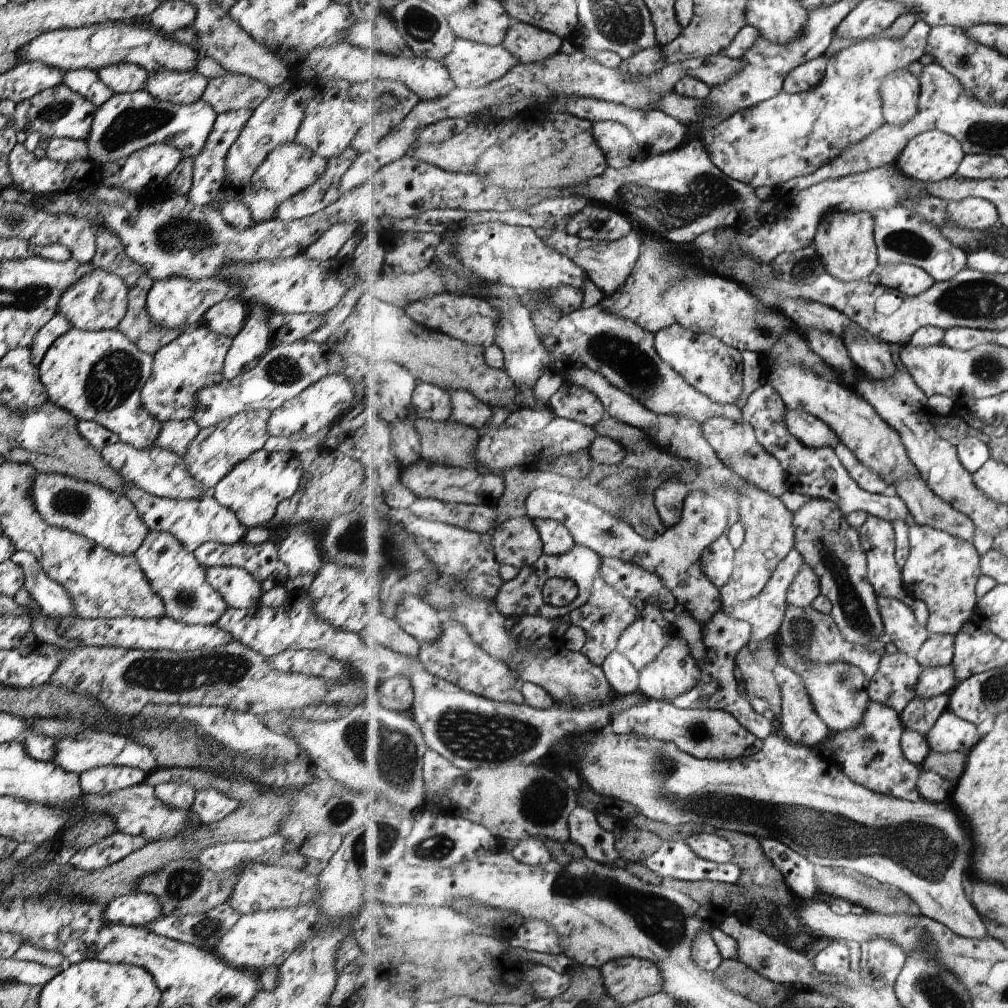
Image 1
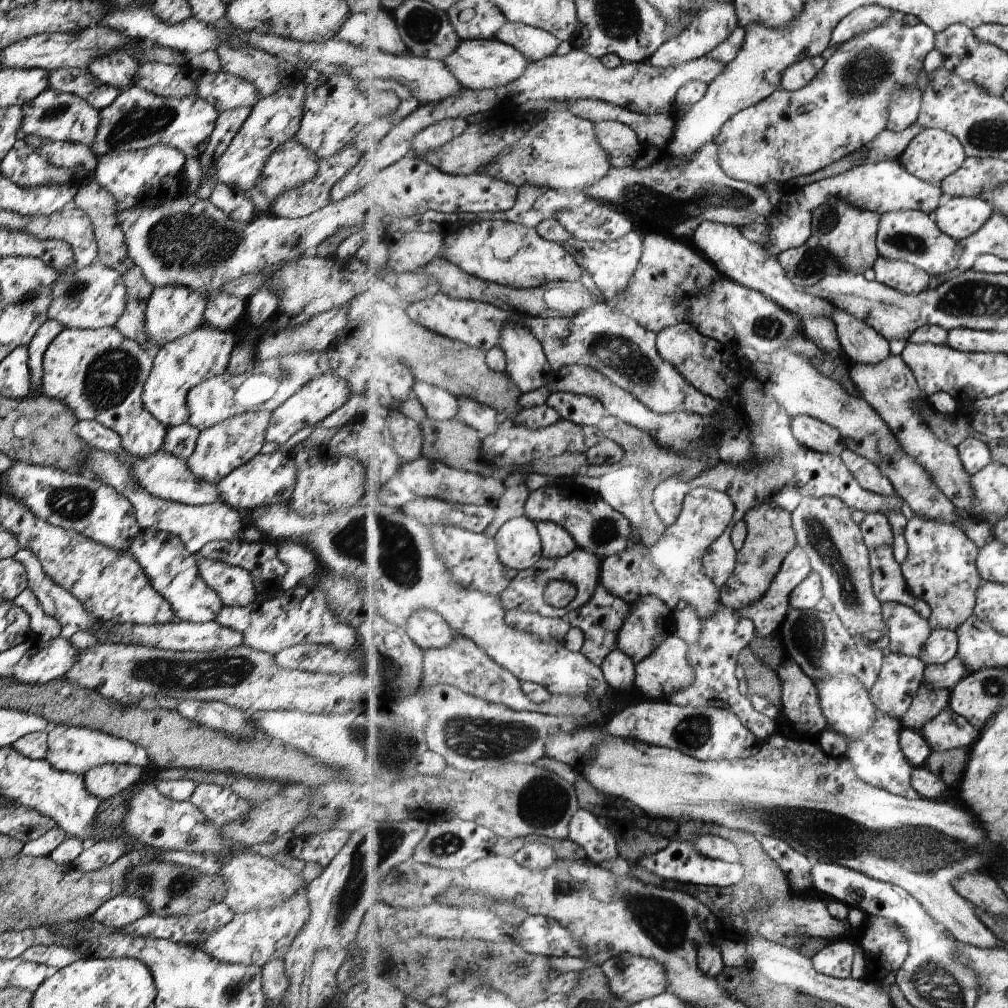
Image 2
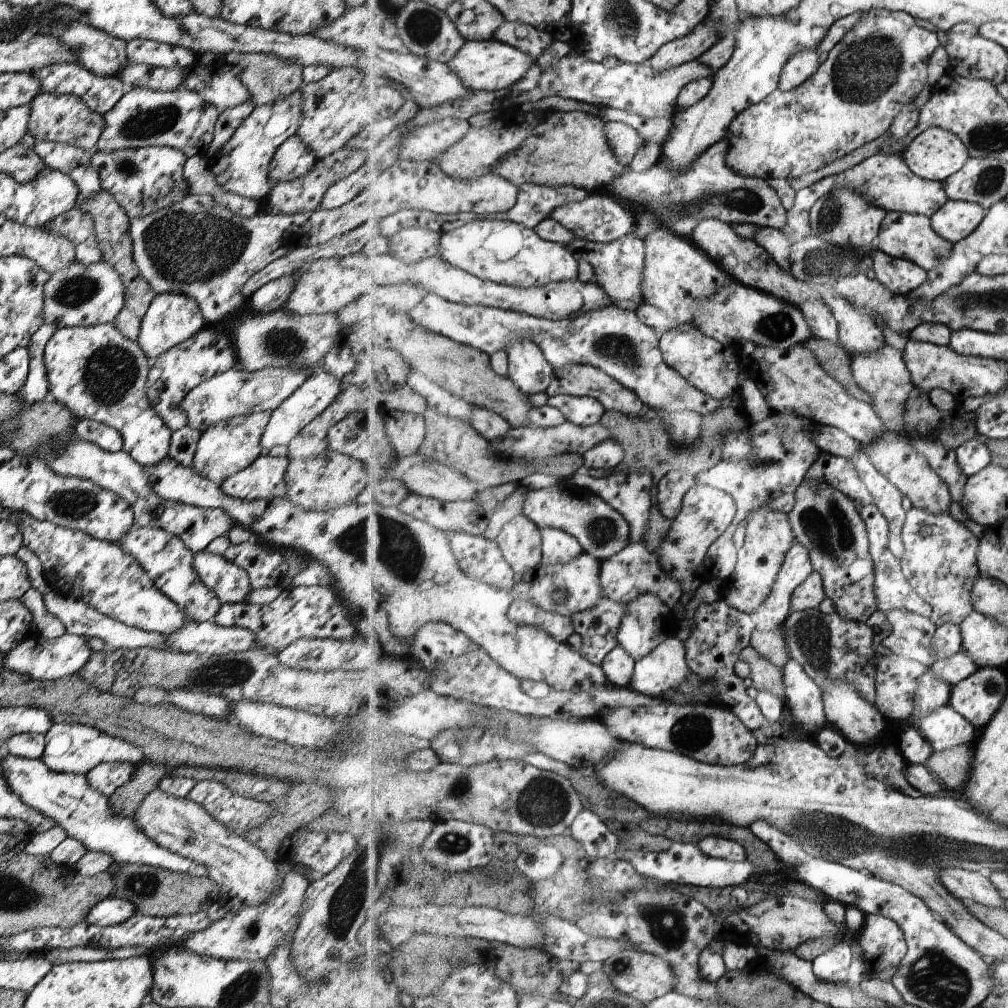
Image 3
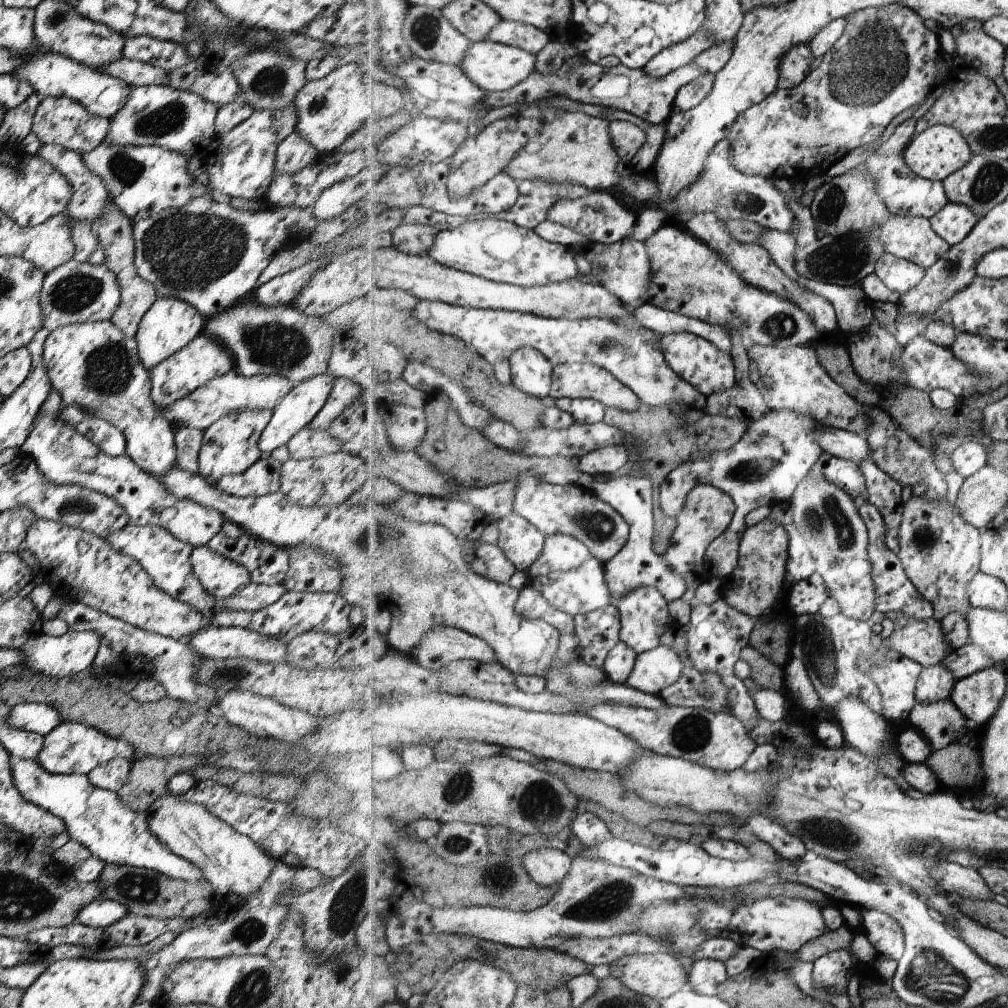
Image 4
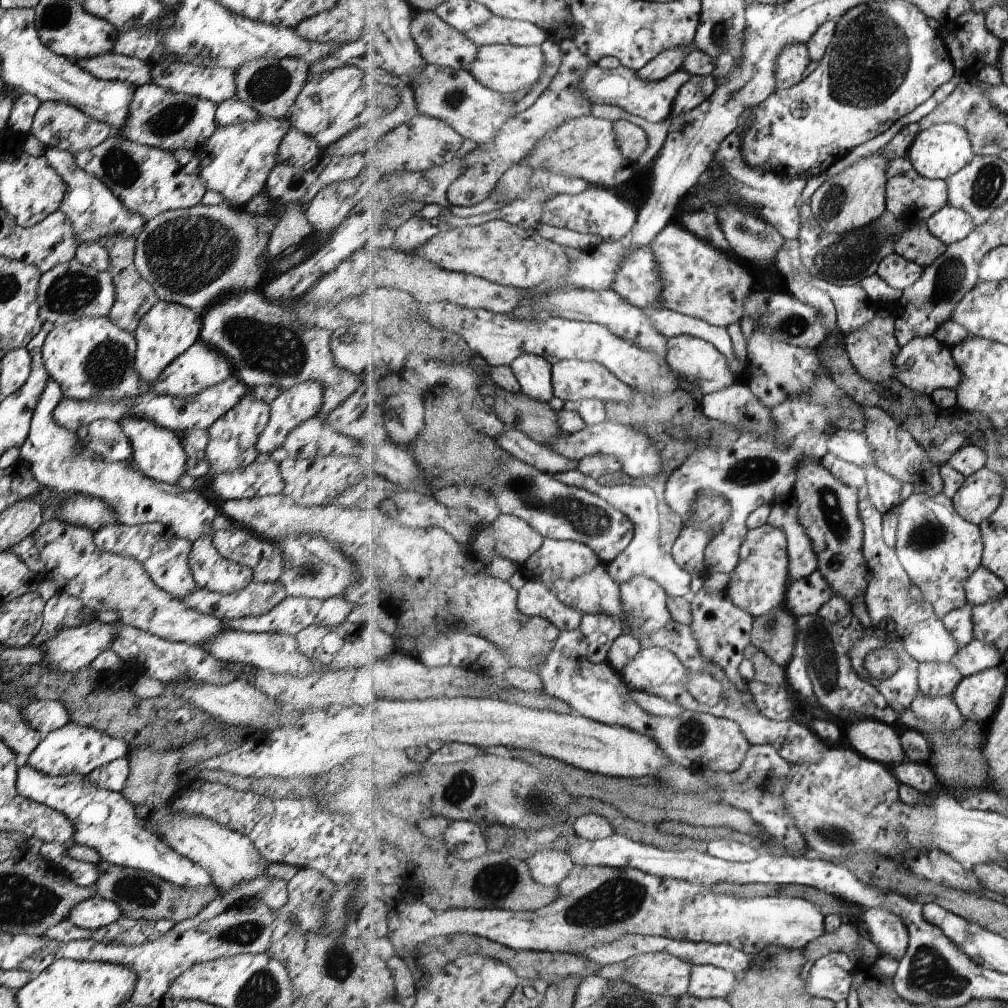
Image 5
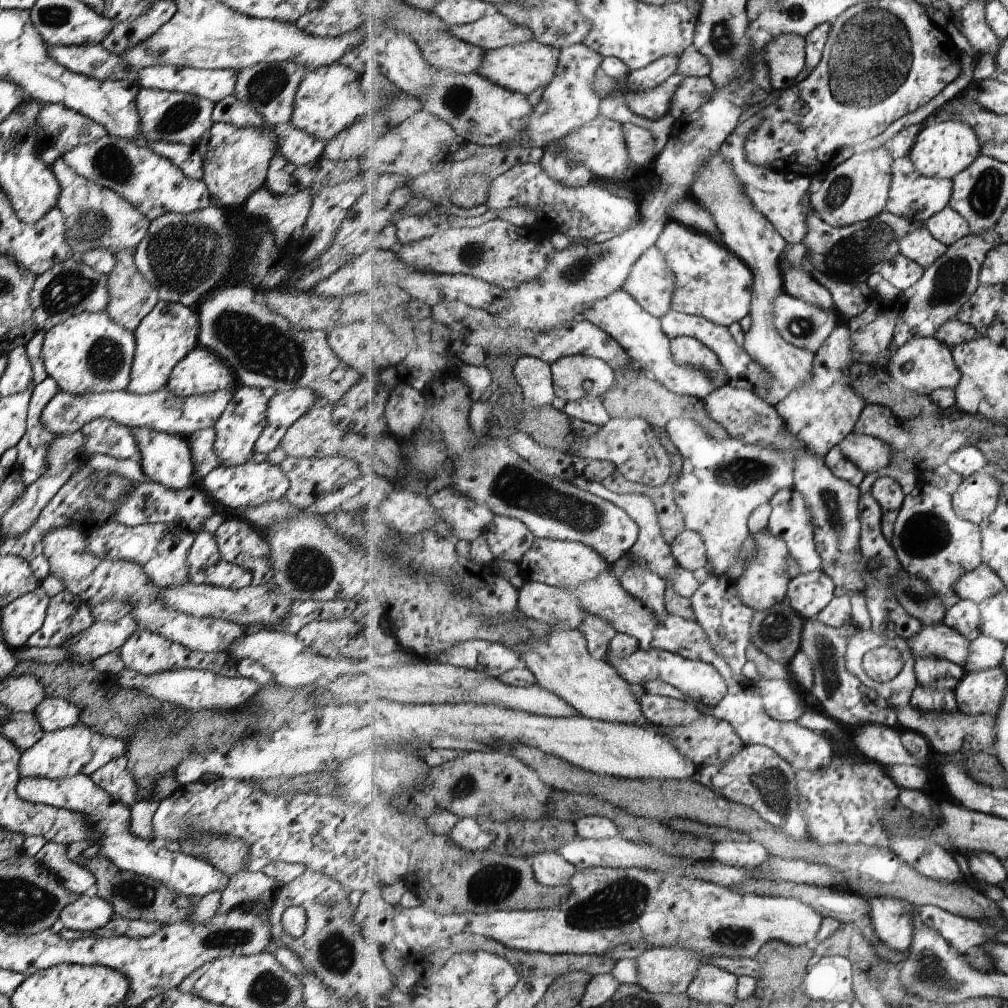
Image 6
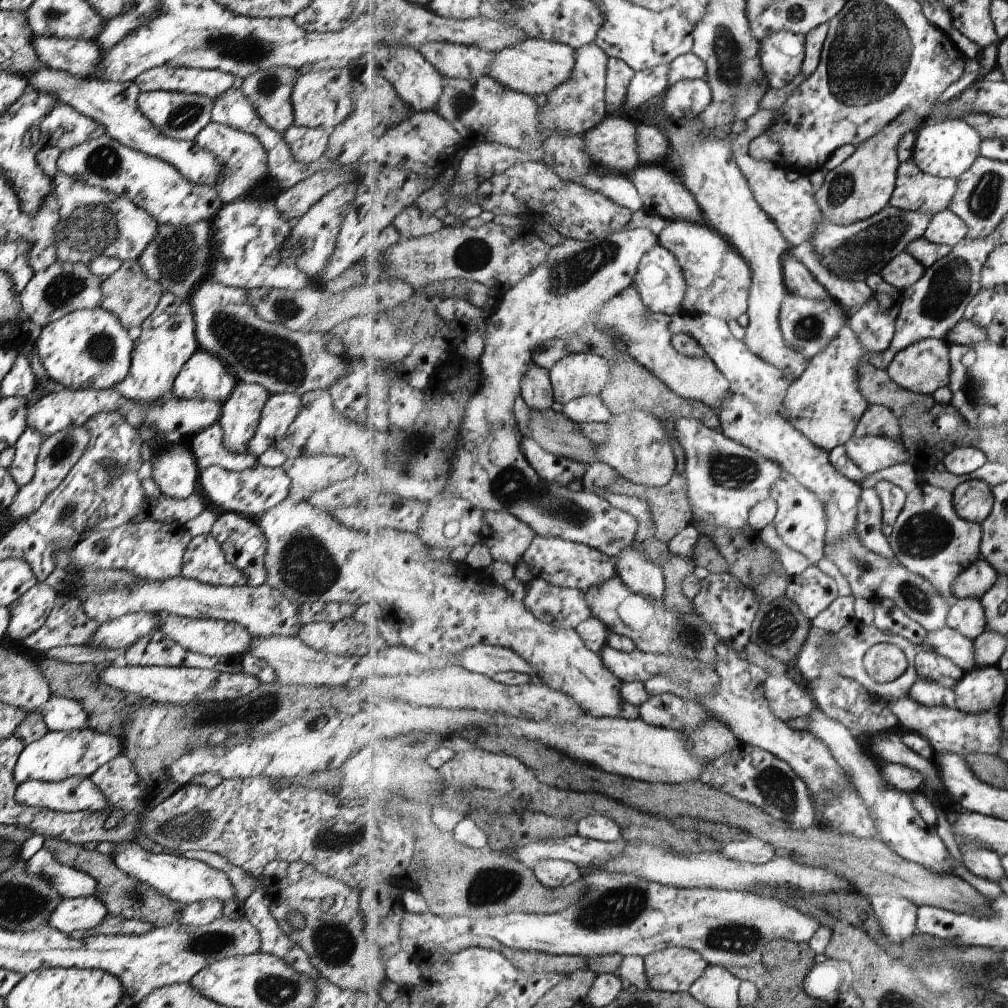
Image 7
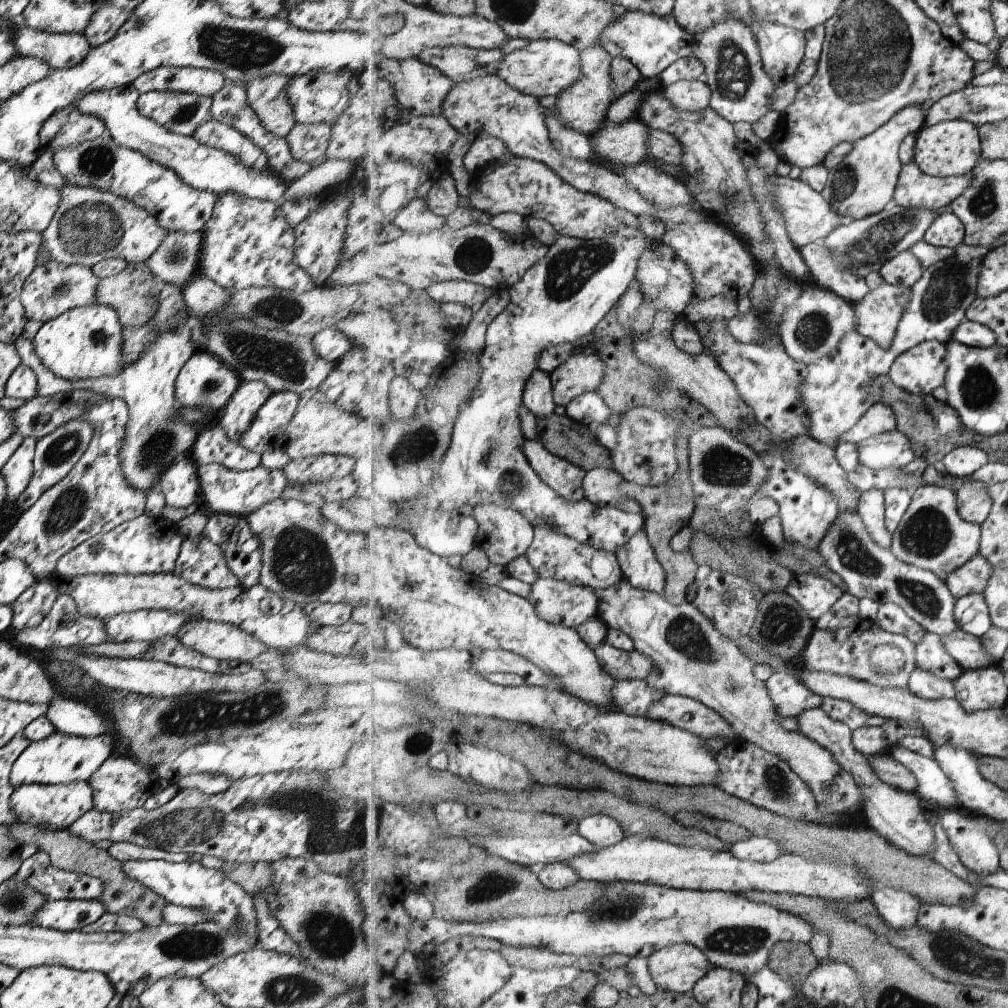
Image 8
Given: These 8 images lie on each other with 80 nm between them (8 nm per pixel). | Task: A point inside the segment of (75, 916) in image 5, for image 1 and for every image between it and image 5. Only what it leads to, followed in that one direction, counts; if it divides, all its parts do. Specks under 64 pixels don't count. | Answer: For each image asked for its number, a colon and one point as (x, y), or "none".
1: (135, 908)
2: (121, 910)
3: (110, 911)
4: (100, 913)

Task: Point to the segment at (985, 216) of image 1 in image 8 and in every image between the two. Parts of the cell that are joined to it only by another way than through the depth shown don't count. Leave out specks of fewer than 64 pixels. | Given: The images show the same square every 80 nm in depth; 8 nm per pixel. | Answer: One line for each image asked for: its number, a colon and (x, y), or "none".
2: (961, 217)
3: (957, 219)
4: (954, 223)
5: (951, 224)
6: (948, 226)
7: (946, 228)
8: (947, 231)

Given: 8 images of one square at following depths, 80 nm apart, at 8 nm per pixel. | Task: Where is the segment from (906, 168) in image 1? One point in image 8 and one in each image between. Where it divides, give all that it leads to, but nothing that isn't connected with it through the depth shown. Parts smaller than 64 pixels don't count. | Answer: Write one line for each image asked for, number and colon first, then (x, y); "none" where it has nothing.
2: (935, 155)
3: (936, 154)
4: (941, 151)
5: (940, 152)
6: (944, 150)
7: (950, 148)
8: (953, 148)

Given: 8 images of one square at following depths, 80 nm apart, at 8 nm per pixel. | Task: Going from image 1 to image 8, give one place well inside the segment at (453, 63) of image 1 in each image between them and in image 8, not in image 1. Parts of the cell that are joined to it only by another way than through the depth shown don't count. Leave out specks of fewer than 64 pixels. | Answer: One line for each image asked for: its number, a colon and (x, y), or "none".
2: (479, 64)
3: (489, 65)
4: (494, 67)
5: (506, 68)
6: (523, 68)
7: (536, 66)
8: (546, 67)

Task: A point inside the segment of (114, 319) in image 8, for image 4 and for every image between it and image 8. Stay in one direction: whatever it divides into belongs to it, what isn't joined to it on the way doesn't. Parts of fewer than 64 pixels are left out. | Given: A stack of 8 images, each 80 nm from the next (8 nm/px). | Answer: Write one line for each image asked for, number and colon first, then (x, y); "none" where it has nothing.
4: (91, 365)
5: (90, 358)
6: (88, 352)
7: (87, 348)

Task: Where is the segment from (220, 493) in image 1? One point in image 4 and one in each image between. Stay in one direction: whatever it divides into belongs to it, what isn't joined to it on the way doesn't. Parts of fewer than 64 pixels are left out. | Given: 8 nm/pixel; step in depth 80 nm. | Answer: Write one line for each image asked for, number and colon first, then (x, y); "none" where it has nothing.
2: (266, 479)
3: (263, 478)
4: (262, 477)

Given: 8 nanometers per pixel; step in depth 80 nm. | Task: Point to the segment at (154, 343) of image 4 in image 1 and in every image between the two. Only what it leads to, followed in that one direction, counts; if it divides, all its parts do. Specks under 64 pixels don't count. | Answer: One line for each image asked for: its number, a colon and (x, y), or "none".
1: (174, 302)
2: (172, 311)
3: (171, 318)

